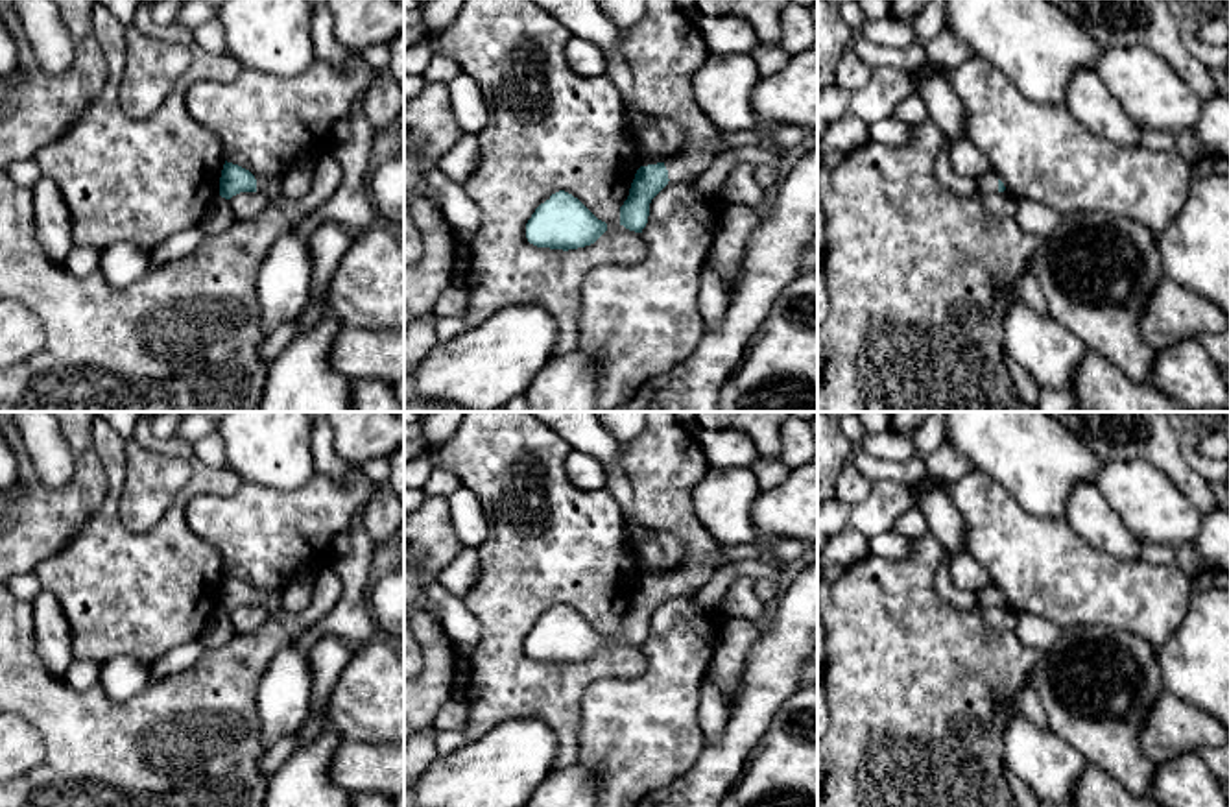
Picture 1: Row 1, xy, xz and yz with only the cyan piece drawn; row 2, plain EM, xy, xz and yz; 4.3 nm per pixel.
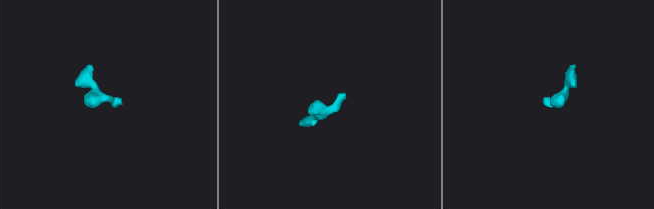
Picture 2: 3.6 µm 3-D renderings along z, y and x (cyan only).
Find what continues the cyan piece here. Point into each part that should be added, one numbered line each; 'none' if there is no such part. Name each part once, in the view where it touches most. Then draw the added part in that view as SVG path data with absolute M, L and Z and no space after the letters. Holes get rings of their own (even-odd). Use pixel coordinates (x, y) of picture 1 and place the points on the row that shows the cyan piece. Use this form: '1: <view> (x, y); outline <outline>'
1: xz (663, 50); outline M646 0L644 18L624 30L620 48L640 113L653 122L677 122L686 133L664 163L668 179L696 181L729 150L692 92L692 76L710 54L696 20L675 0Z

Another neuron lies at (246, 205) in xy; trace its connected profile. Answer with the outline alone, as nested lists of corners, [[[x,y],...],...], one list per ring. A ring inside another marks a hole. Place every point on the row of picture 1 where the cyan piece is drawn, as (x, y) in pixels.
[[[240,192],[229,203],[236,220],[251,220],[266,207],[266,199],[258,192]]]

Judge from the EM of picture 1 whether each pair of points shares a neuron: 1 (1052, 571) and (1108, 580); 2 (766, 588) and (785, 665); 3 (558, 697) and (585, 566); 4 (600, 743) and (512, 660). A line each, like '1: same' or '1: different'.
1: same
2: different
3: same
4: different

